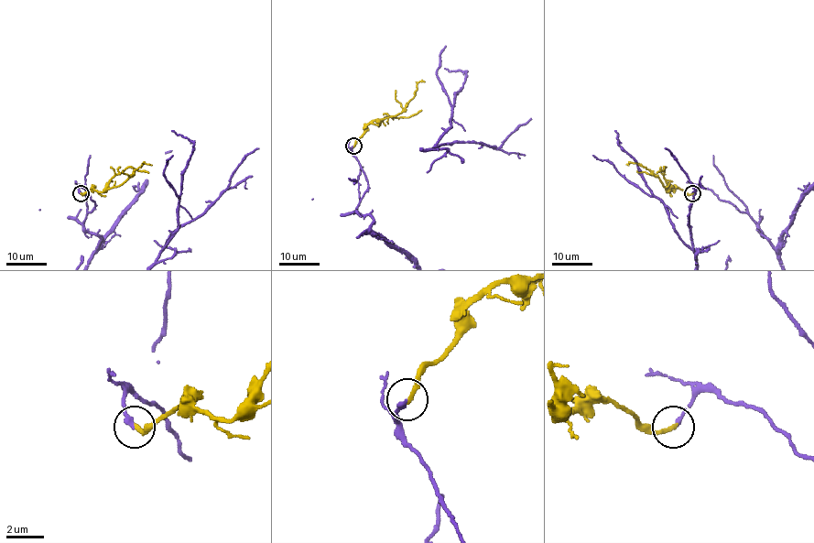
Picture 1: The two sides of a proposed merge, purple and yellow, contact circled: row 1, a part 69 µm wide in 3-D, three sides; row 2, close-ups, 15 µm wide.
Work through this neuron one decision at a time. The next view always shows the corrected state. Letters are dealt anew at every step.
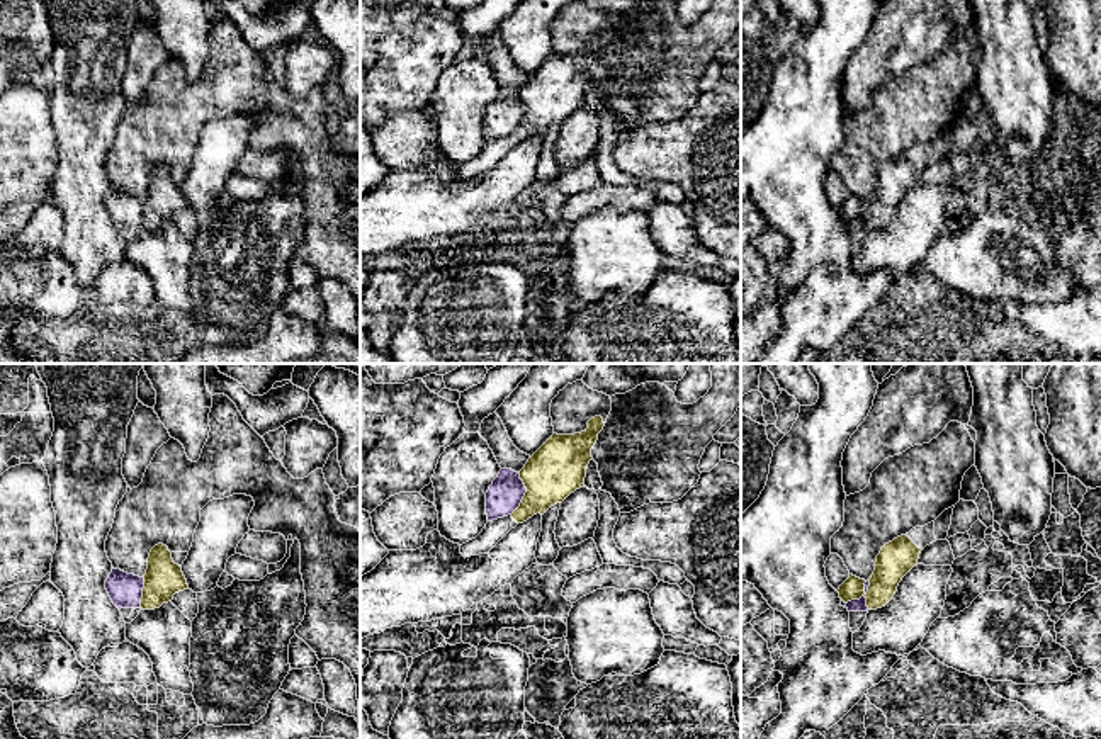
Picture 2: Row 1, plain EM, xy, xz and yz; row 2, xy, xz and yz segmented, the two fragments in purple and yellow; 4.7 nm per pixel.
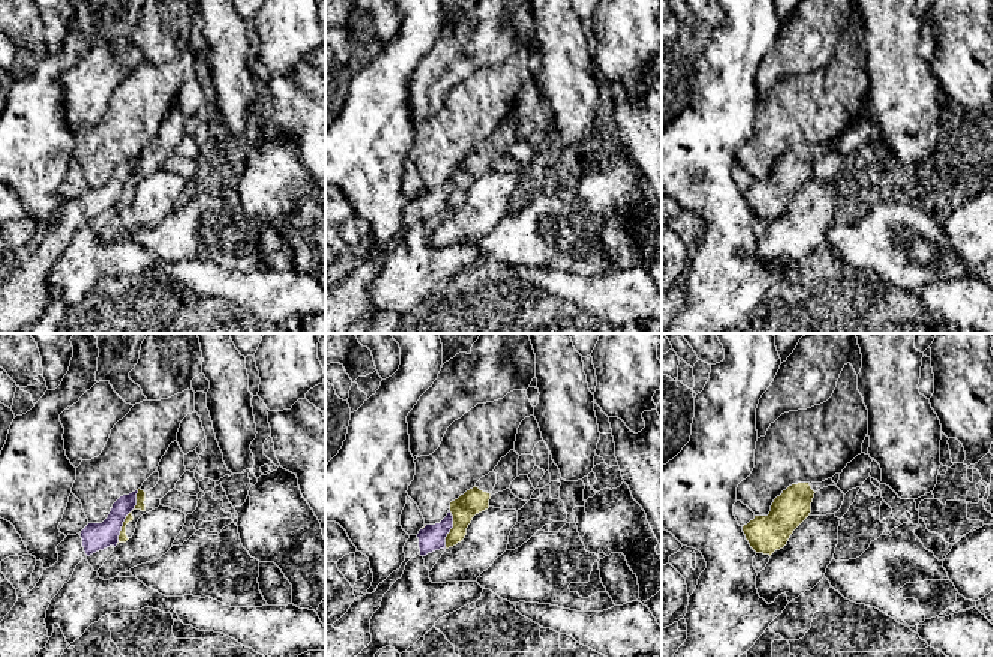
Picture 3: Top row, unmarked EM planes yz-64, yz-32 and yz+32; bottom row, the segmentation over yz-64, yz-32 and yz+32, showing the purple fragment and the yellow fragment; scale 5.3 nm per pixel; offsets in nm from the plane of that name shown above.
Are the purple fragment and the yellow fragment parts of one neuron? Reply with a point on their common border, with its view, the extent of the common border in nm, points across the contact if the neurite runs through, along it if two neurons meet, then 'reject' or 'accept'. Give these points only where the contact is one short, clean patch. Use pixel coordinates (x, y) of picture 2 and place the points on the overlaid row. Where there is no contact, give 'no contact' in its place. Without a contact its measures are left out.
contact yz (863, 595); length 160 nm; border yz (869, 580), (863, 593), (846, 603); reject

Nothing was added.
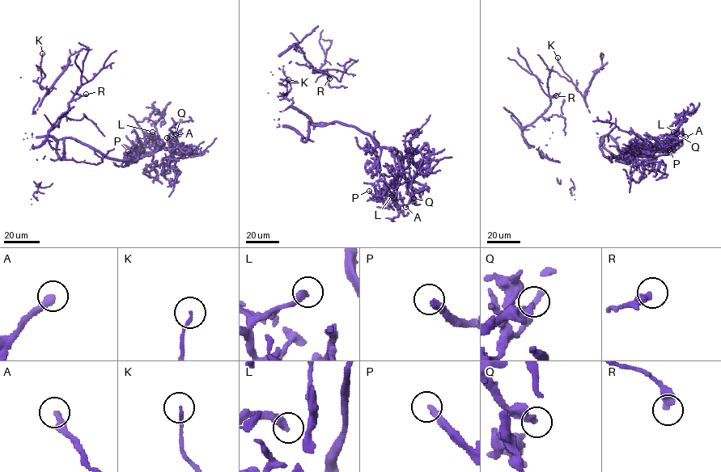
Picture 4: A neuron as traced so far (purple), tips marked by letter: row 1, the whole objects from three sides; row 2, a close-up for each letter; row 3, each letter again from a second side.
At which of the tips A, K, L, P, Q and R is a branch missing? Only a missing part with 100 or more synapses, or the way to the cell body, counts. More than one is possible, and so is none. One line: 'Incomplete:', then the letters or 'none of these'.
Incomplete: none of these

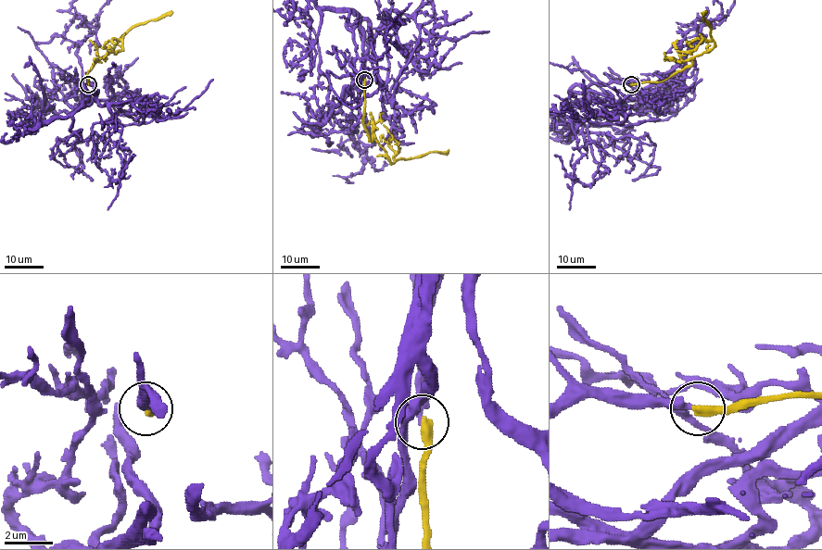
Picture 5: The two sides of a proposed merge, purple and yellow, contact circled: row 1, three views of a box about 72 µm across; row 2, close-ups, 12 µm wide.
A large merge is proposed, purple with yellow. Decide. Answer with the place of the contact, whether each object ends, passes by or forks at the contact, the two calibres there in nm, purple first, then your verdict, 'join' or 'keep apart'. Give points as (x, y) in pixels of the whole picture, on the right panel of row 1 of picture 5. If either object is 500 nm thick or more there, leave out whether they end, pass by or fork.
place (631, 84); purple ends; yellow ends; calibres 280 and 380 nm; keep apart

